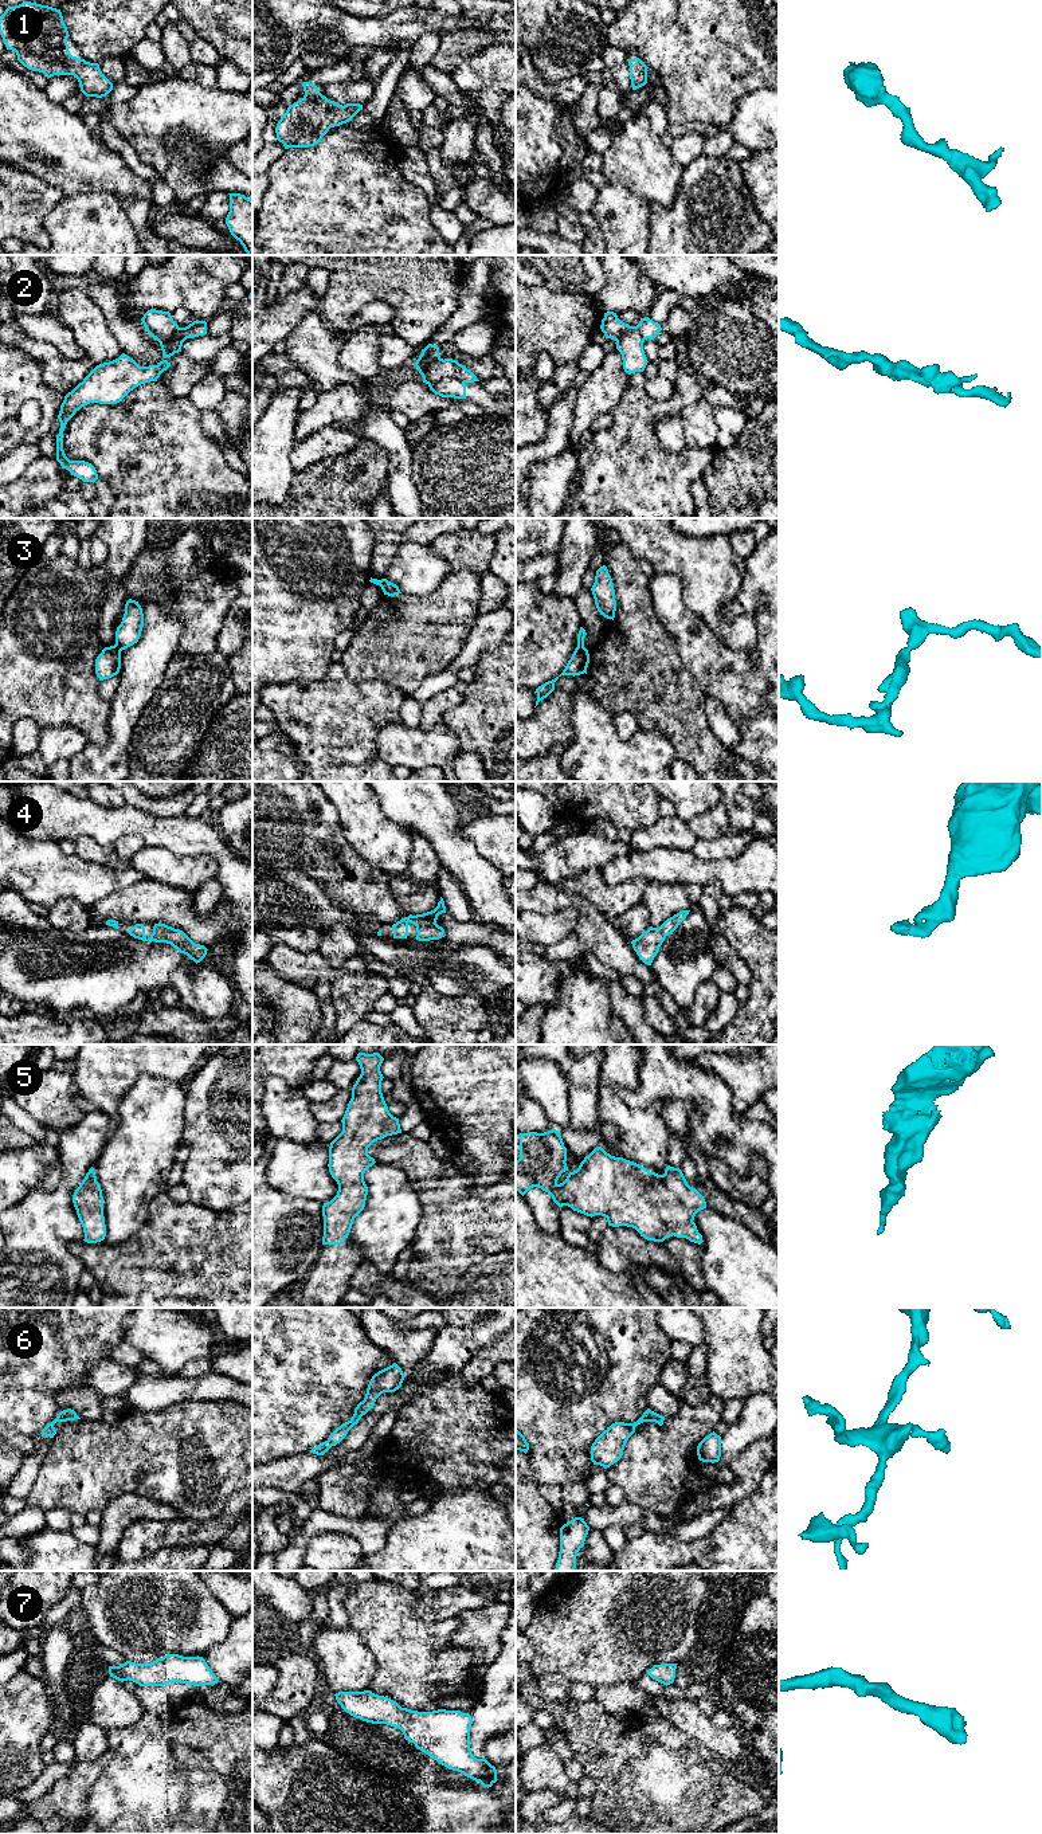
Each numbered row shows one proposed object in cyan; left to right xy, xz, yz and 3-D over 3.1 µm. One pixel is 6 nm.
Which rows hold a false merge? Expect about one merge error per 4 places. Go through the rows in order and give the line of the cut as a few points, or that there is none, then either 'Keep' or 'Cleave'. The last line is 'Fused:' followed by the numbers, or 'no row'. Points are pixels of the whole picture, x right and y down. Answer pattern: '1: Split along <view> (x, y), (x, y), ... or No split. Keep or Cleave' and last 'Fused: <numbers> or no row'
1: No split. Keep
2: Split along xz (463, 381), (445, 380), (429, 385). Cleave
3: Split along xy (116, 643), (121, 650). Cleave
4: No split. Keep
5: No split. Keep
6: No split. Keep
7: No split. Keep
Fused: 2, 3

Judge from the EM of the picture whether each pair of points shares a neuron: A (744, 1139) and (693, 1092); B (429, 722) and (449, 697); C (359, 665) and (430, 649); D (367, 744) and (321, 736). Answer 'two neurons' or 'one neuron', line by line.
A: one neuron
B: one neuron
C: one neuron
D: one neuron

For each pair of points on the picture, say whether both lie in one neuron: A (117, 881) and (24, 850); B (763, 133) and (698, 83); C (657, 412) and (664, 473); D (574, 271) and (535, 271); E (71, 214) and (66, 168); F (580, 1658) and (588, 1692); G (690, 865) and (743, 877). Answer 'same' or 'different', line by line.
A: same
B: different
C: same
D: same
E: different
F: different
G: same

